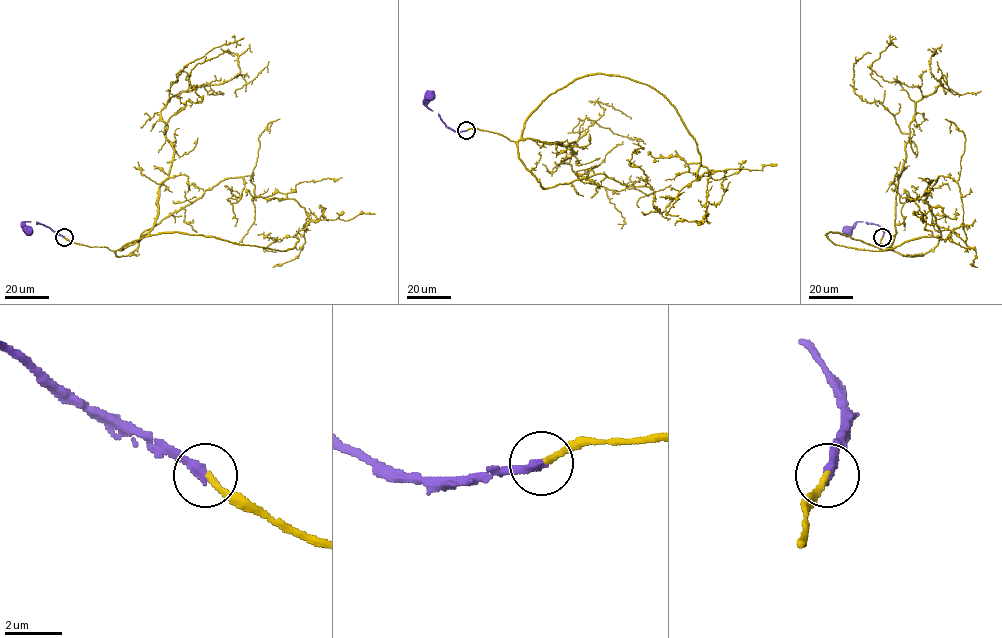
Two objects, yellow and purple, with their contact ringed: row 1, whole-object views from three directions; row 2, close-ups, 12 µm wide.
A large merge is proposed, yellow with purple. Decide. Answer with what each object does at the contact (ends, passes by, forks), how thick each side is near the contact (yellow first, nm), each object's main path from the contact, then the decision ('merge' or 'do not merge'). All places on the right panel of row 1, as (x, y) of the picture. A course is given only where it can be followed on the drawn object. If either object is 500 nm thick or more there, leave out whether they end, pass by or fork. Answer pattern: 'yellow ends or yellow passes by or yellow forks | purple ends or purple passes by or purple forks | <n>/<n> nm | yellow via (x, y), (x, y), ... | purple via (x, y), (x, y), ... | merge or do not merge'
yellow ends | purple ends | 220/340 nm | yellow via (882, 237), (894, 250), (826, 234), (836, 244), (880, 250), (931, 236), (915, 202), (931, 181), (918, 177) | purple via (882, 237), (883, 230), (878, 225), (865, 222), (858, 222), (847, 231) | merge

